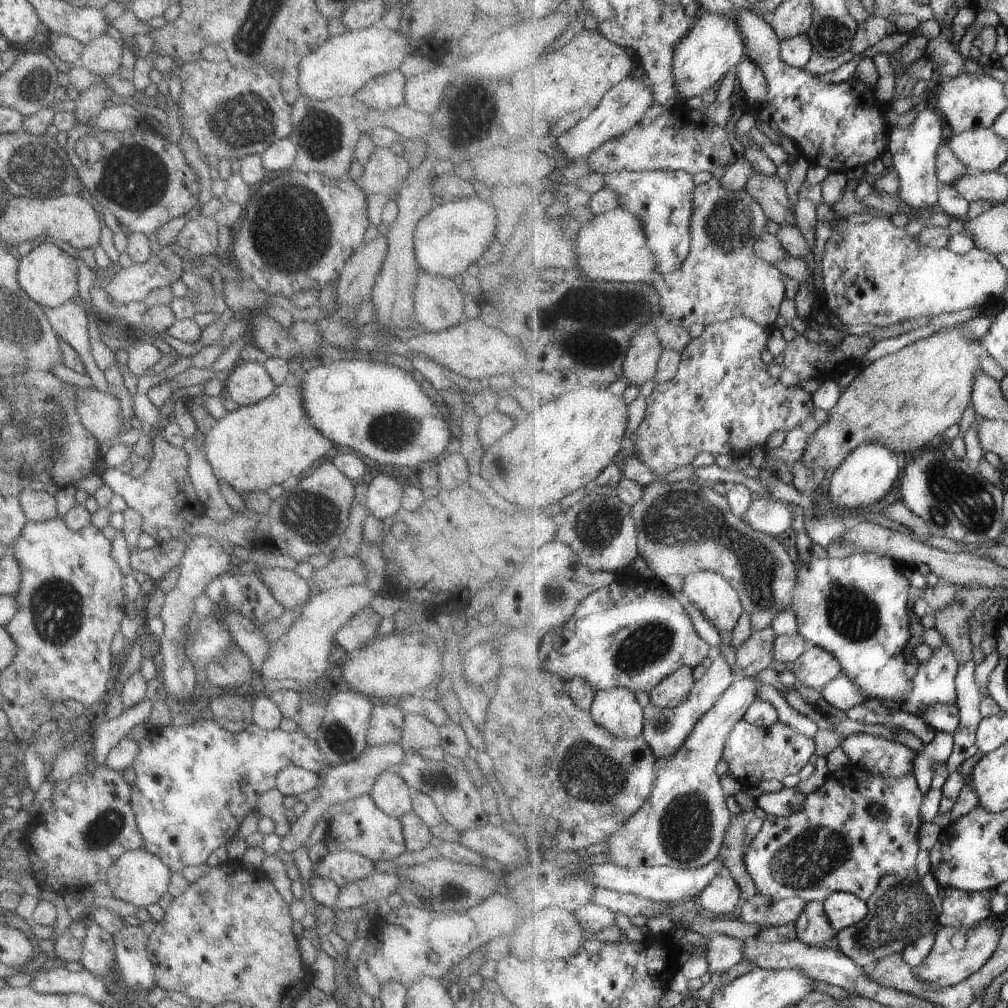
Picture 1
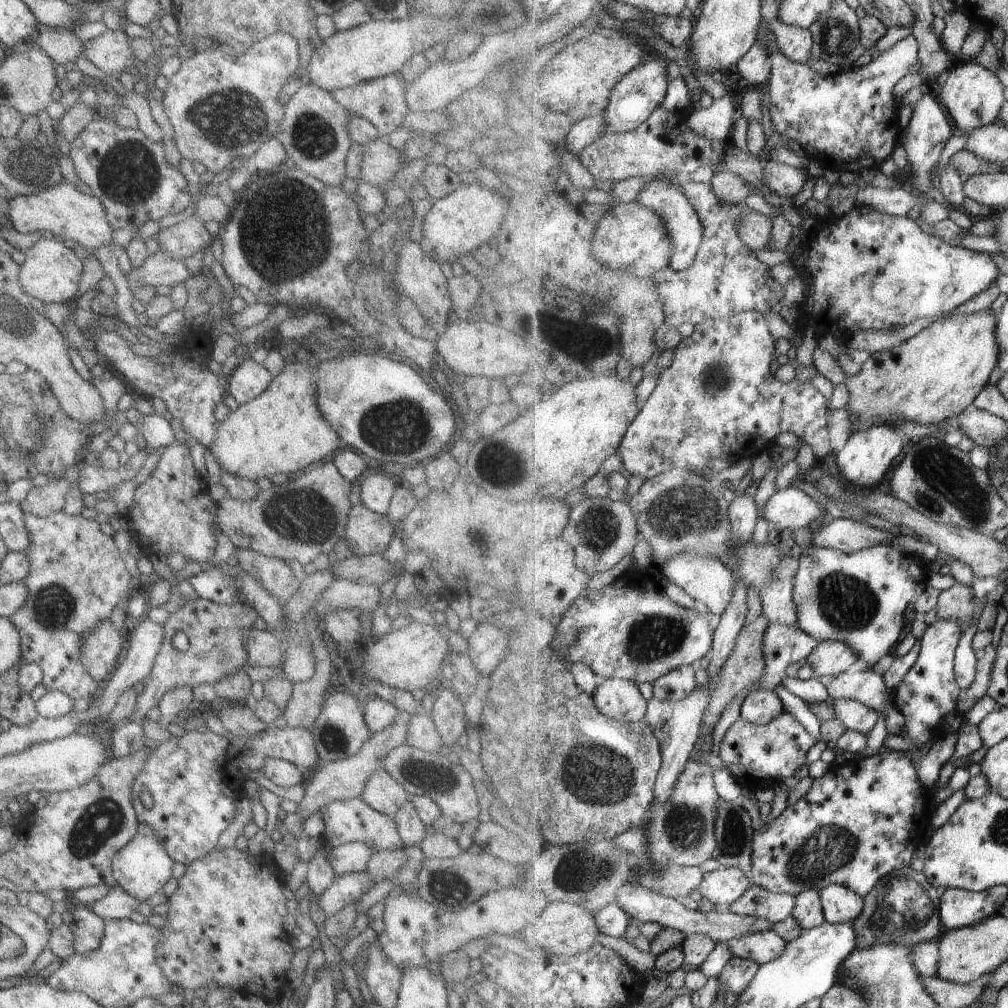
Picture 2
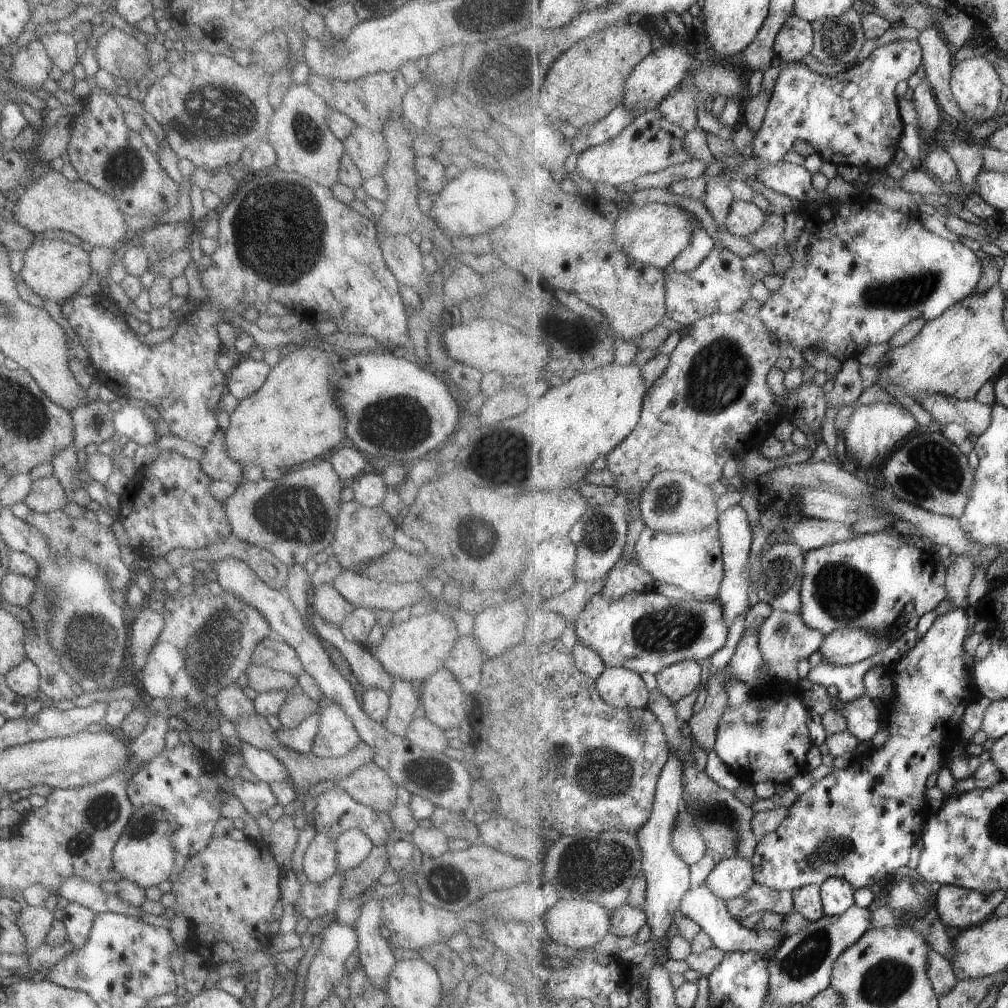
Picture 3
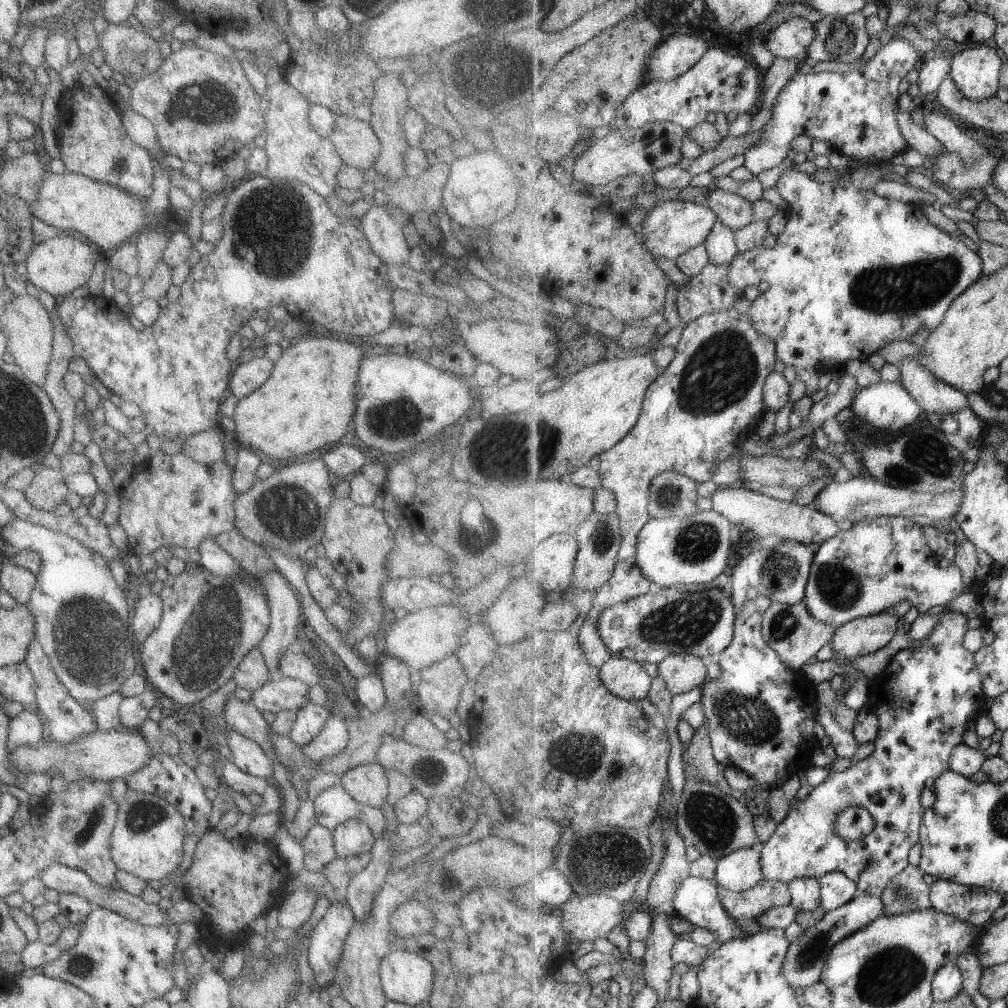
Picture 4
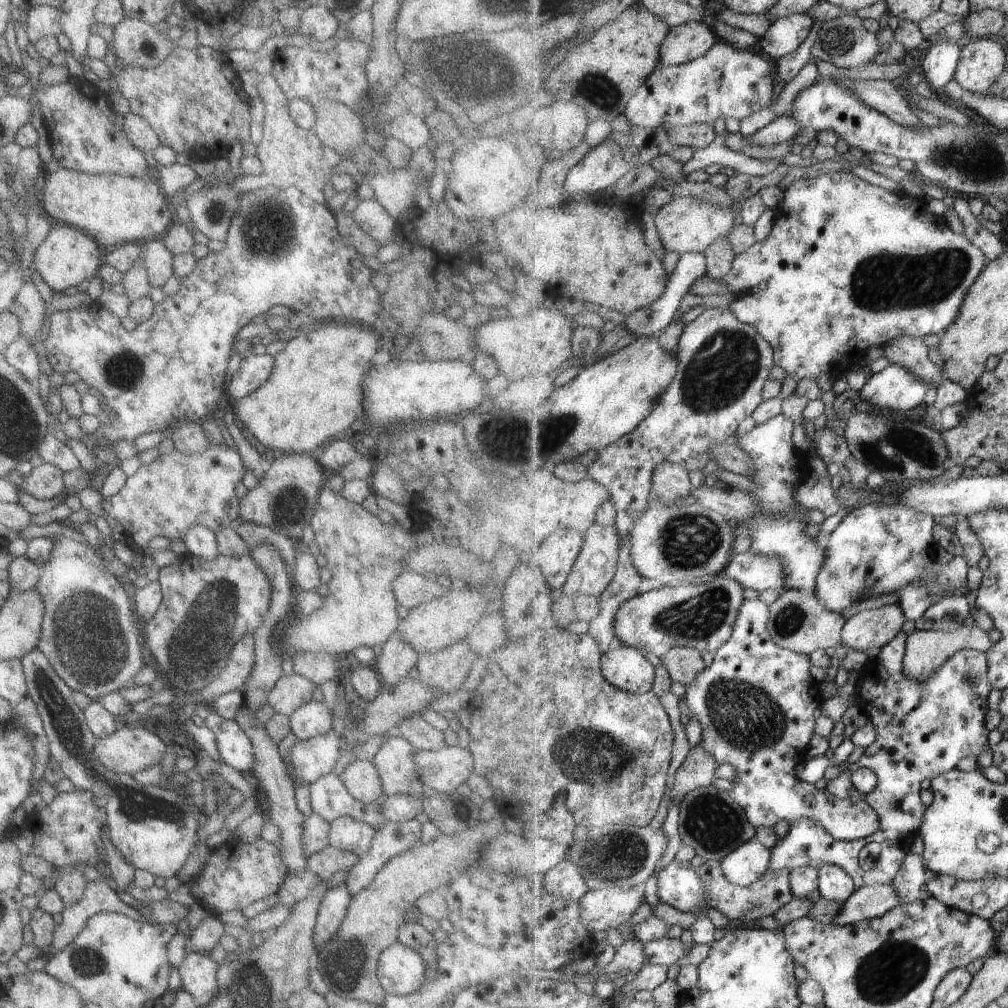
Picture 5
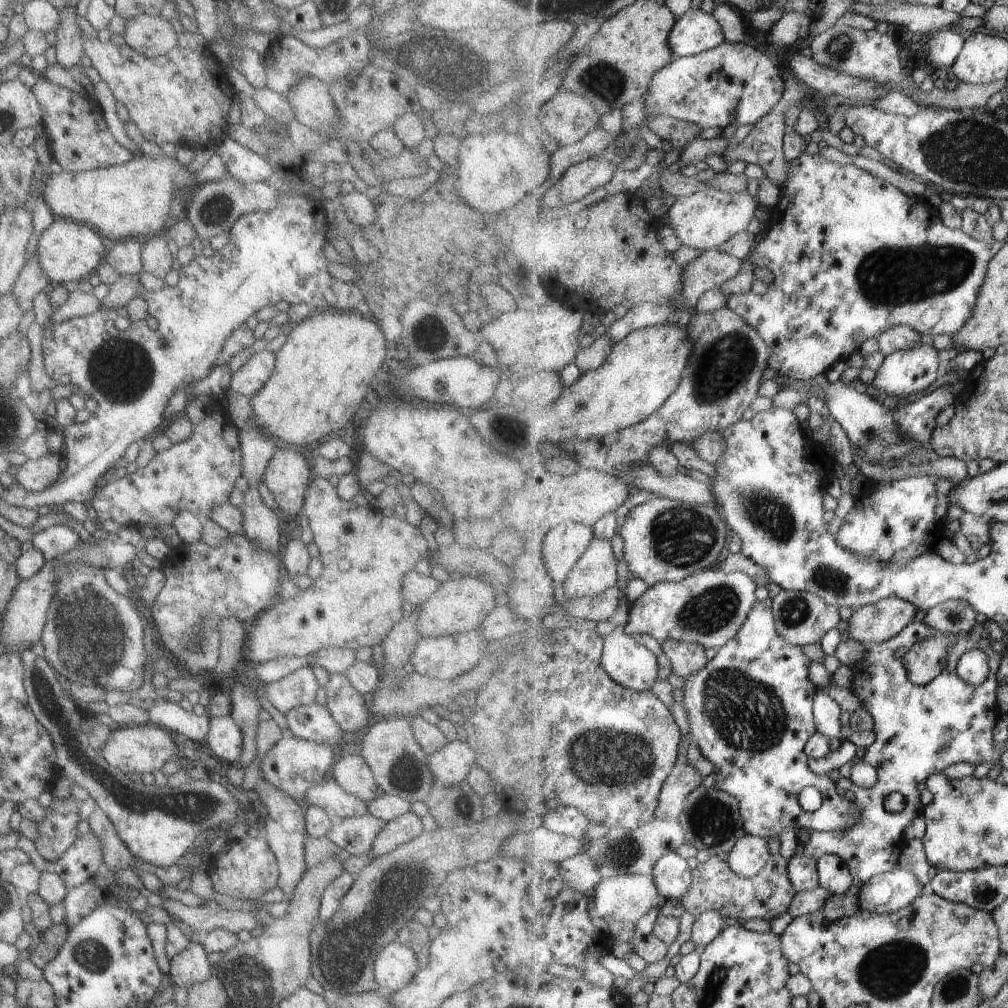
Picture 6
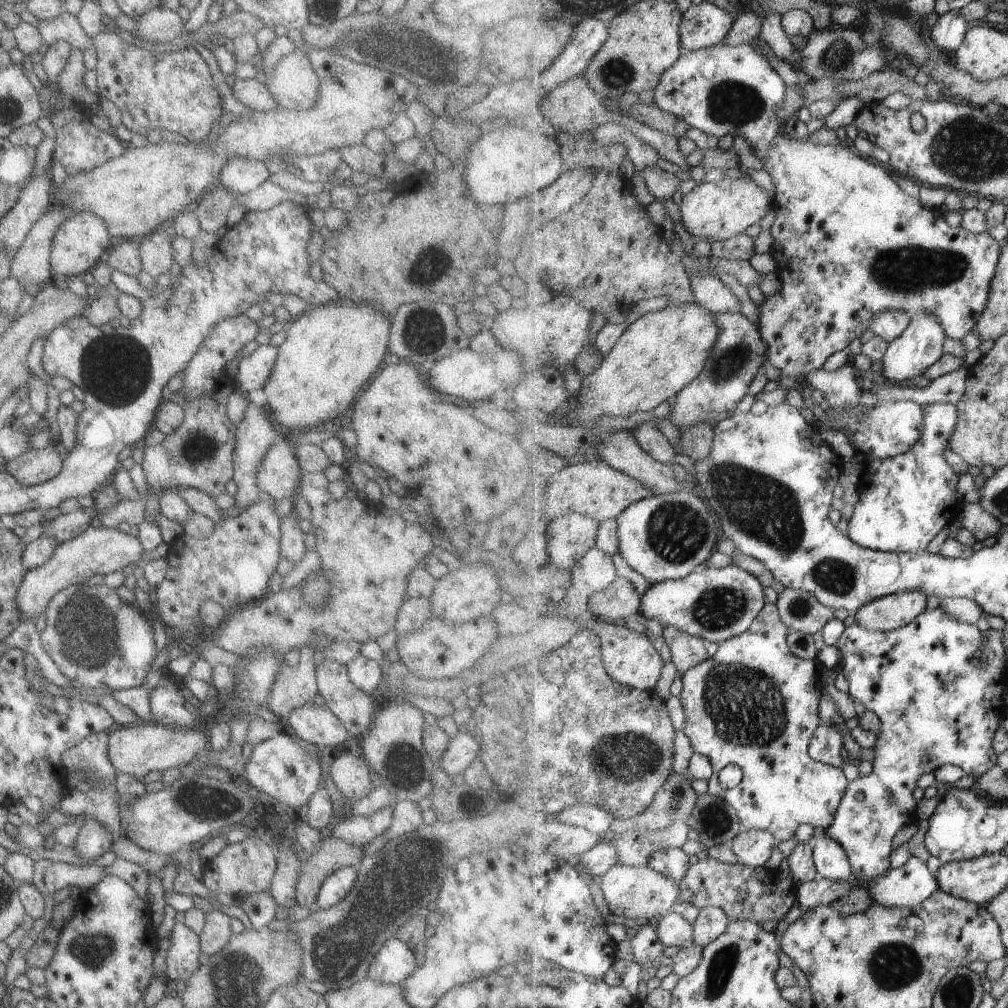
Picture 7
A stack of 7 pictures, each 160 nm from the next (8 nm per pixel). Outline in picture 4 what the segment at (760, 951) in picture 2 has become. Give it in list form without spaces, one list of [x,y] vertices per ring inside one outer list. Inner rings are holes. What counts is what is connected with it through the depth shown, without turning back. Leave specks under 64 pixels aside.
[[[693,876],[685,878],[673,902],[676,914],[695,927],[711,930],[721,945],[747,935],[741,928],[743,923],[727,914],[714,881]]]

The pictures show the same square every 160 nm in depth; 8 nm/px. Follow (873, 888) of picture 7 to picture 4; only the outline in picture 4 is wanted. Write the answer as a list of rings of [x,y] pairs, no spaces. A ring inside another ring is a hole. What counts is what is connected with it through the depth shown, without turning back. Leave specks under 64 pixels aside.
[[[859,892],[848,904],[829,911],[817,926],[806,928],[805,937],[791,943],[787,960],[783,964],[783,976],[791,982],[791,986],[804,990],[822,981],[822,971],[827,965],[830,951],[838,946],[839,942],[851,937],[851,934],[859,933],[865,926],[870,926],[871,922],[885,914],[885,910],[886,903],[882,897]]]

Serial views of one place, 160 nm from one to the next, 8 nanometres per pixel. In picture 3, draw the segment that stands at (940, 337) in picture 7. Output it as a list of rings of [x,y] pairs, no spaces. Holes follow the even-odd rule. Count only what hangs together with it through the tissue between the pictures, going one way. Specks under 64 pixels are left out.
[[[876,402],[872,405],[862,406],[854,412],[850,420],[844,437],[845,450],[849,452],[852,459],[866,467],[870,467],[875,462],[886,462],[887,456],[896,451],[897,444],[903,442],[917,426],[920,426],[918,420],[899,402]]]

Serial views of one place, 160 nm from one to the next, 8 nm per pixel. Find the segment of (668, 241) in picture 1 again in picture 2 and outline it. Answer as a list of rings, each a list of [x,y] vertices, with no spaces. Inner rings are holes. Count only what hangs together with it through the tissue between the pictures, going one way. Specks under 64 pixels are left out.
[[[659,178],[648,182],[639,192],[637,202],[644,207],[654,210],[662,217],[666,229],[674,242],[674,249],[670,256],[669,264],[673,270],[682,271],[689,268],[695,262],[702,245],[703,233],[705,233],[702,220],[690,198],[685,194],[683,187],[673,181],[663,181]]]

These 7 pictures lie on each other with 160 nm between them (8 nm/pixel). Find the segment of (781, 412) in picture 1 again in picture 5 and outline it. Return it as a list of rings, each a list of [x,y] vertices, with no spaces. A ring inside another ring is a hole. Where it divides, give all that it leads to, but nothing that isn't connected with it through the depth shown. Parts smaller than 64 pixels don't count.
[[[730,308],[707,309],[701,316],[690,322],[680,336],[676,354],[679,363],[678,373],[654,404],[651,414],[644,418],[633,432],[622,436],[616,443],[597,452],[595,460],[588,468],[589,477],[603,483],[603,486],[606,486],[606,489],[611,493],[610,500],[615,503],[618,512],[615,525],[622,538],[618,572],[605,592],[600,594],[600,613],[589,622],[587,631],[600,644],[603,655],[611,650],[611,642],[616,637],[615,621],[622,604],[633,597],[645,594],[647,591],[662,587],[661,583],[645,578],[637,570],[632,559],[632,544],[630,542],[631,531],[635,523],[640,519],[640,516],[643,516],[644,512],[654,505],[651,500],[654,470],[662,462],[669,461],[681,465],[691,472],[699,472],[699,470],[702,473],[705,472],[707,462],[712,459],[711,449],[719,443],[733,440],[741,422],[749,416],[752,417],[757,408],[763,404],[763,386],[765,386],[765,380],[769,380],[773,366],[776,365],[774,347],[771,346],[771,343],[763,338],[763,335],[753,325],[741,322],[738,315]]]

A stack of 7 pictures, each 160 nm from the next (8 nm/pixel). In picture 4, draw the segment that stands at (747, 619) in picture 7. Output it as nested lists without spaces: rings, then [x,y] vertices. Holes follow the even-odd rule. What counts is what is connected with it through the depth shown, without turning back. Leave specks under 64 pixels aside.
[[[678,588],[655,589],[603,612],[599,632],[612,656],[659,665],[671,654],[719,658],[734,641],[735,606],[728,588],[686,593]]]

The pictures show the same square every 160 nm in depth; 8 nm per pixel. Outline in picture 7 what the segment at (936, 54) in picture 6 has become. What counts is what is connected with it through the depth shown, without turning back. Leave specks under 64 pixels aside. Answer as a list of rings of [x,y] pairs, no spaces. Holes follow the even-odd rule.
[[[953,10],[939,16],[929,39],[938,49],[953,56],[963,45],[969,30],[967,18],[960,11]]]

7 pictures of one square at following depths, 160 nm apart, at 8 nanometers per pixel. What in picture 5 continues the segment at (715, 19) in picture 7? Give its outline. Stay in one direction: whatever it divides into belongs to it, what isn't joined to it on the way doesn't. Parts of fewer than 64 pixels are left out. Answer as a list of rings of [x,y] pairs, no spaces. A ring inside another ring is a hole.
[[[697,21],[670,27],[670,33],[663,42],[660,64],[684,65],[705,56],[719,41],[712,26]]]

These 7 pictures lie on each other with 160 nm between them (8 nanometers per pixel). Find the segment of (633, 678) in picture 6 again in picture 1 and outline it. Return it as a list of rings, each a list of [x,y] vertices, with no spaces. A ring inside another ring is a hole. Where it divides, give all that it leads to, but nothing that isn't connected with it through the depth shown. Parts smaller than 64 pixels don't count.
[[[613,687],[596,691],[596,697],[590,713],[599,726],[605,727],[608,731],[621,738],[632,739],[641,737],[646,724],[645,708],[638,701],[638,695],[625,687]]]

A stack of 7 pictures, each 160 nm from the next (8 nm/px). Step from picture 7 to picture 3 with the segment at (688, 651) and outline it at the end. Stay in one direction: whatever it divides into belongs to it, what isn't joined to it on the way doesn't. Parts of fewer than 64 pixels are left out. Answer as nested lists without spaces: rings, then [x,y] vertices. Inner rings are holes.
[[[681,661],[663,669],[656,677],[658,689],[671,702],[679,702],[704,683],[701,664],[697,661]]]

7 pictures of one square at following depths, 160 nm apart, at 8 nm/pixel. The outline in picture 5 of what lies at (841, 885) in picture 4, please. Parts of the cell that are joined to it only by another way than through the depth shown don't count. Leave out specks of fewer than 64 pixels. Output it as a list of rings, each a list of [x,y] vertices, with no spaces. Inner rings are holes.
[[[823,865],[820,868],[818,891],[824,899],[843,904],[857,889],[854,878],[840,866]]]

